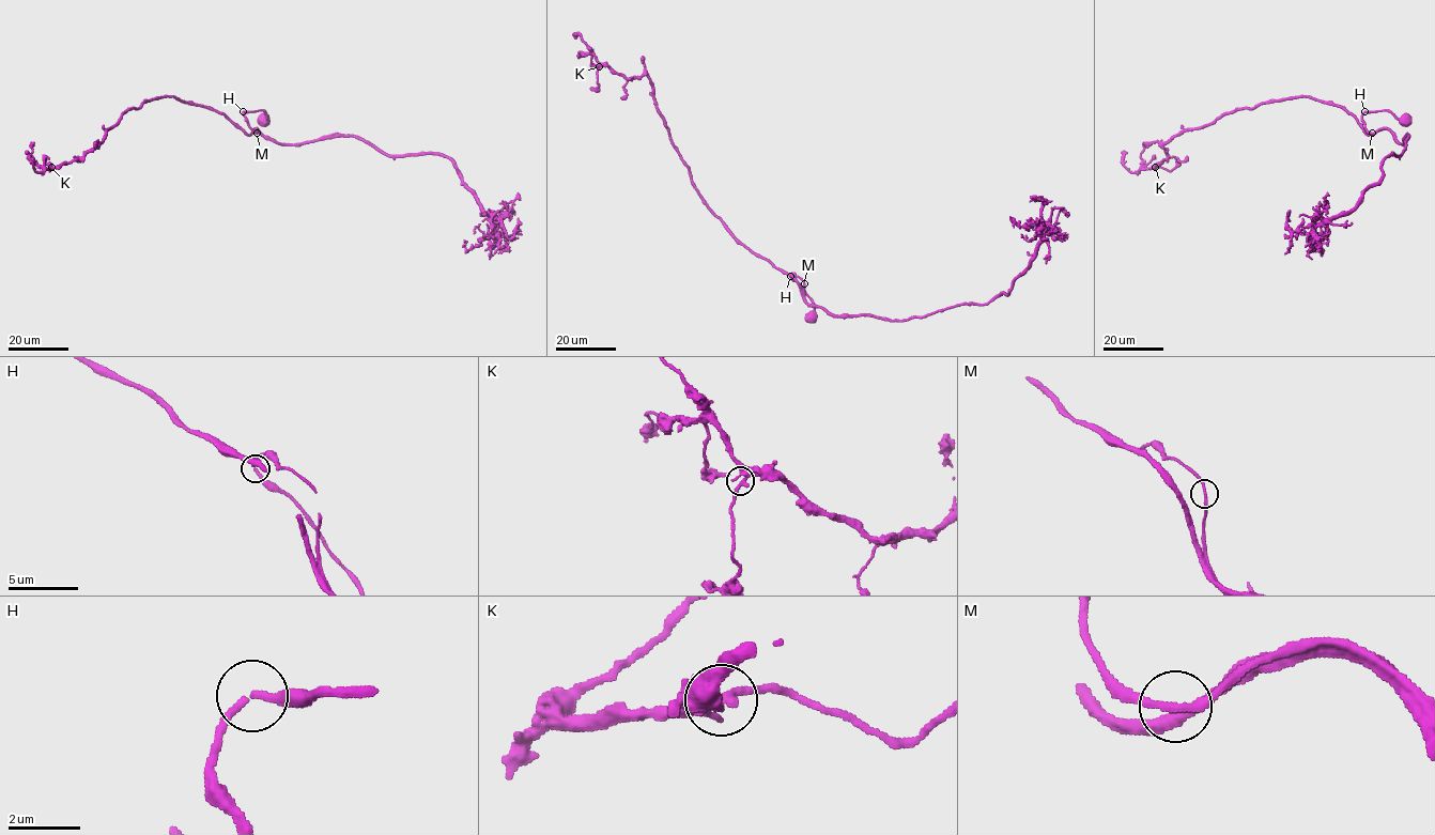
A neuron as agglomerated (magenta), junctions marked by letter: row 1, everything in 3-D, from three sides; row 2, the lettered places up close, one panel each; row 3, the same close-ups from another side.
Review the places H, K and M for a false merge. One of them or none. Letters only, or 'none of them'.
none of them

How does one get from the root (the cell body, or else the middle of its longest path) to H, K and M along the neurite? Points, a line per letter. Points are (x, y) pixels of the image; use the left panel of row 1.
H: (264, 120), (263, 110), (243, 112)
K: (264, 120), (243, 112), (257, 129), (247, 135), (161, 96), (51, 167)
M: (264, 120), (263, 110), (243, 112), (248, 125), (257, 133)

